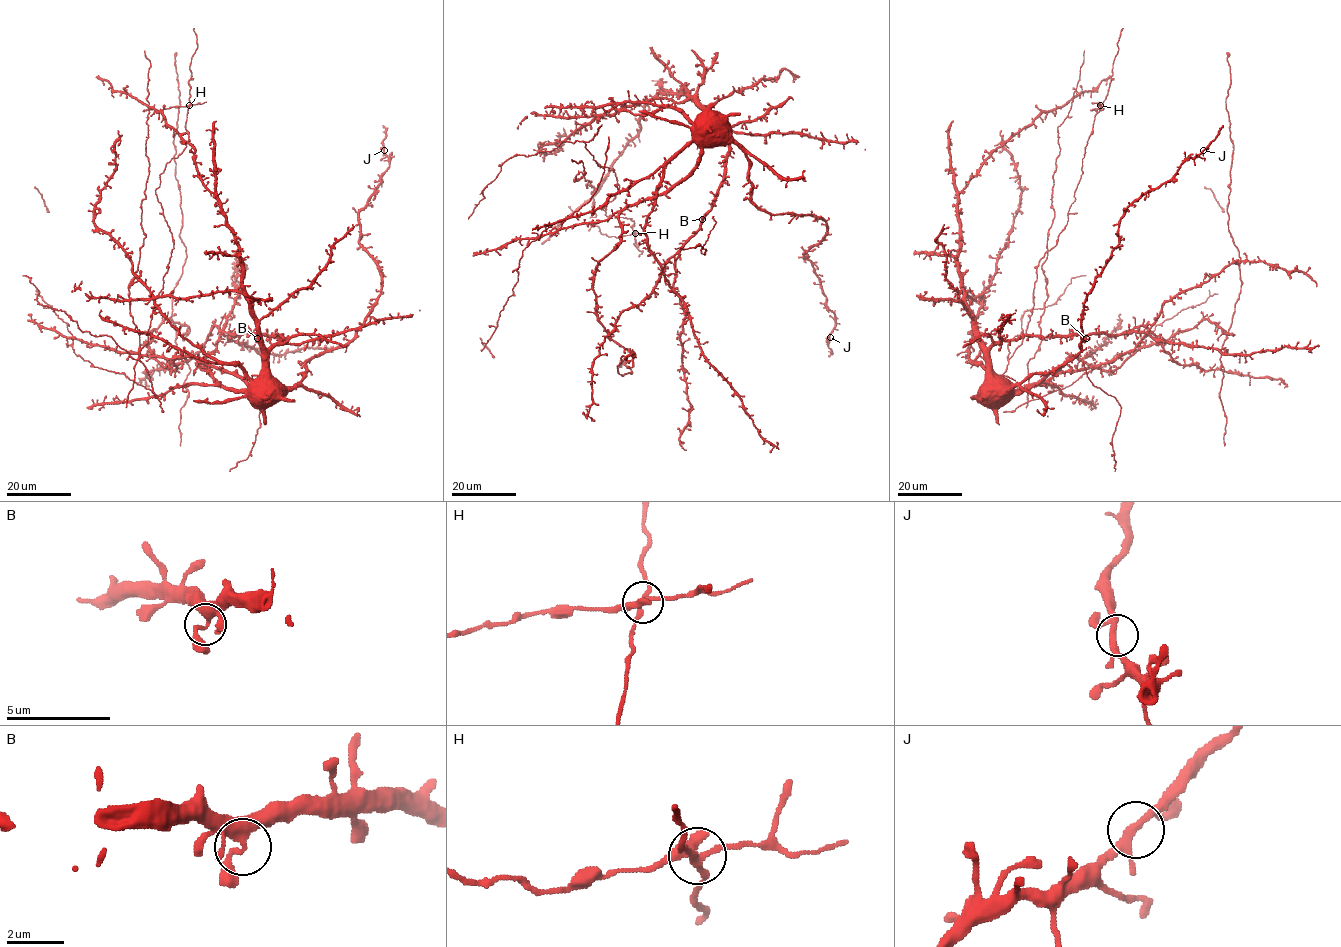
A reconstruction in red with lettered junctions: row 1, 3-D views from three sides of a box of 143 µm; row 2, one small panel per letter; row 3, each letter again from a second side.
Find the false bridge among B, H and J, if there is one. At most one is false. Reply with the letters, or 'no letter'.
H

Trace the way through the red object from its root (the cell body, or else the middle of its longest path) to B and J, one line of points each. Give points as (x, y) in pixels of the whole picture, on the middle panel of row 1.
B: (712, 119), (713, 116), (724, 132), (728, 153), (724, 181), (711, 210), (702, 219)
J: (712, 119), (744, 153), (759, 208), (826, 222), (826, 234), (804, 257), (835, 314), (830, 337)

